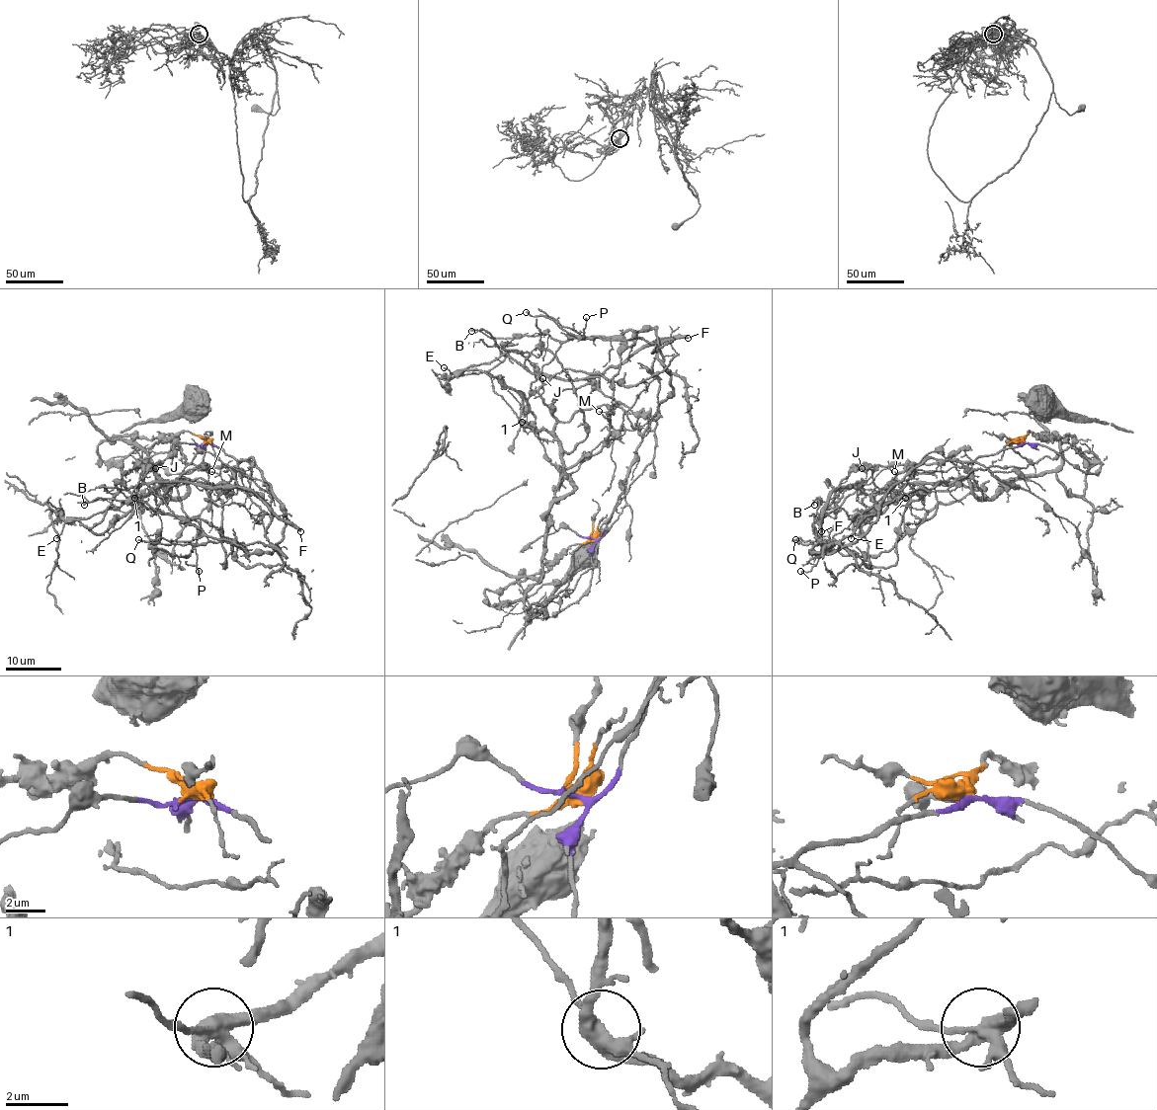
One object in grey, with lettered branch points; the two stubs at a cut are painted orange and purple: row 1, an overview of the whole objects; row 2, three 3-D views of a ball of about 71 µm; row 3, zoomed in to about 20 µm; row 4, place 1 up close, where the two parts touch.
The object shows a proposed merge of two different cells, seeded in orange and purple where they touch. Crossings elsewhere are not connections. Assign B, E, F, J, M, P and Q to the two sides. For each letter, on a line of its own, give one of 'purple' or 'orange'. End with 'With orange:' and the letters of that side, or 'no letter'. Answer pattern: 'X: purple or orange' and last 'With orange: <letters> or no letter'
B: purple
E: orange
F: purple
J: orange
M: orange
P: purple
Q: purple
With orange: E, J, M

